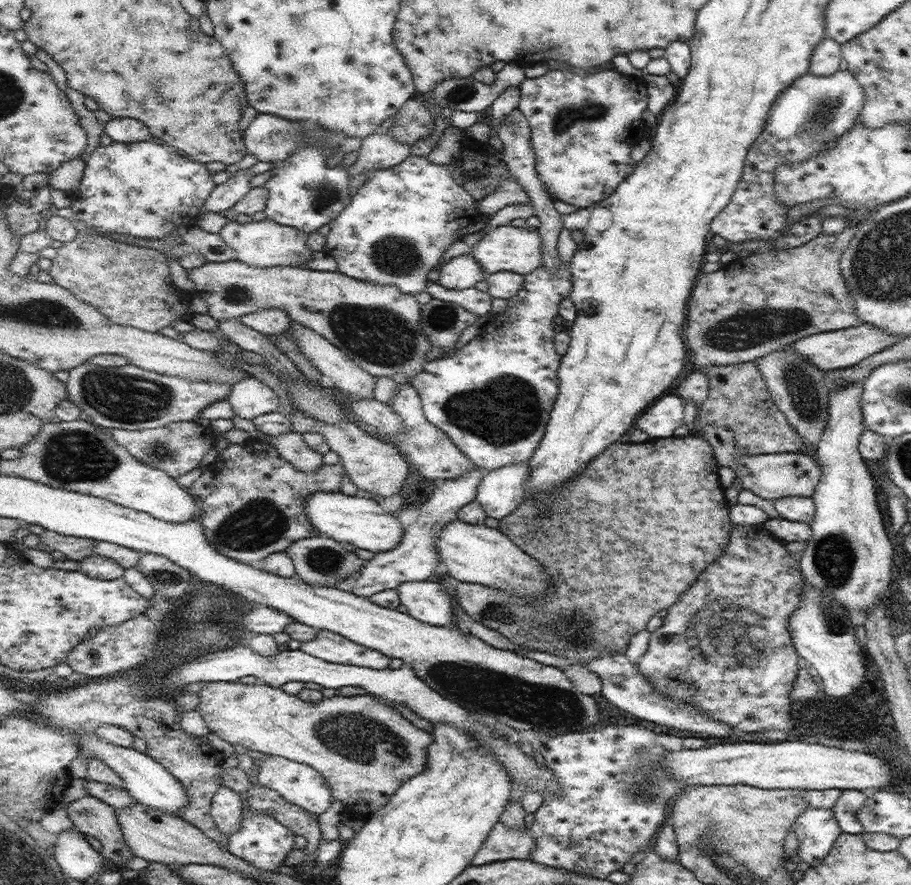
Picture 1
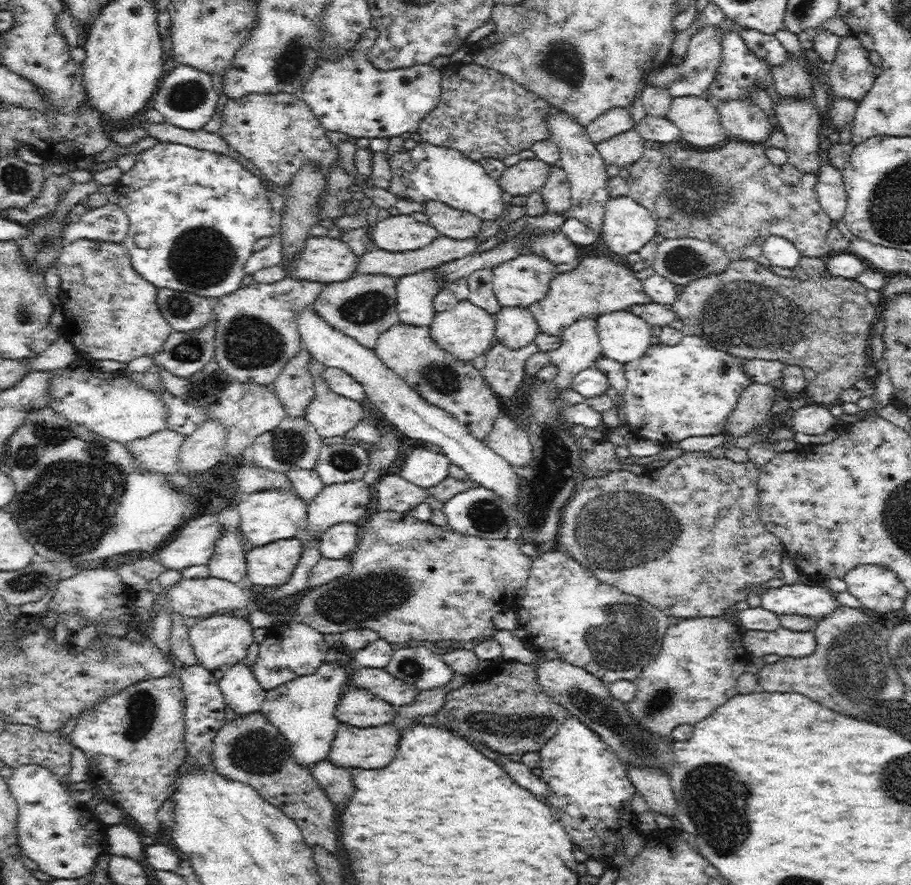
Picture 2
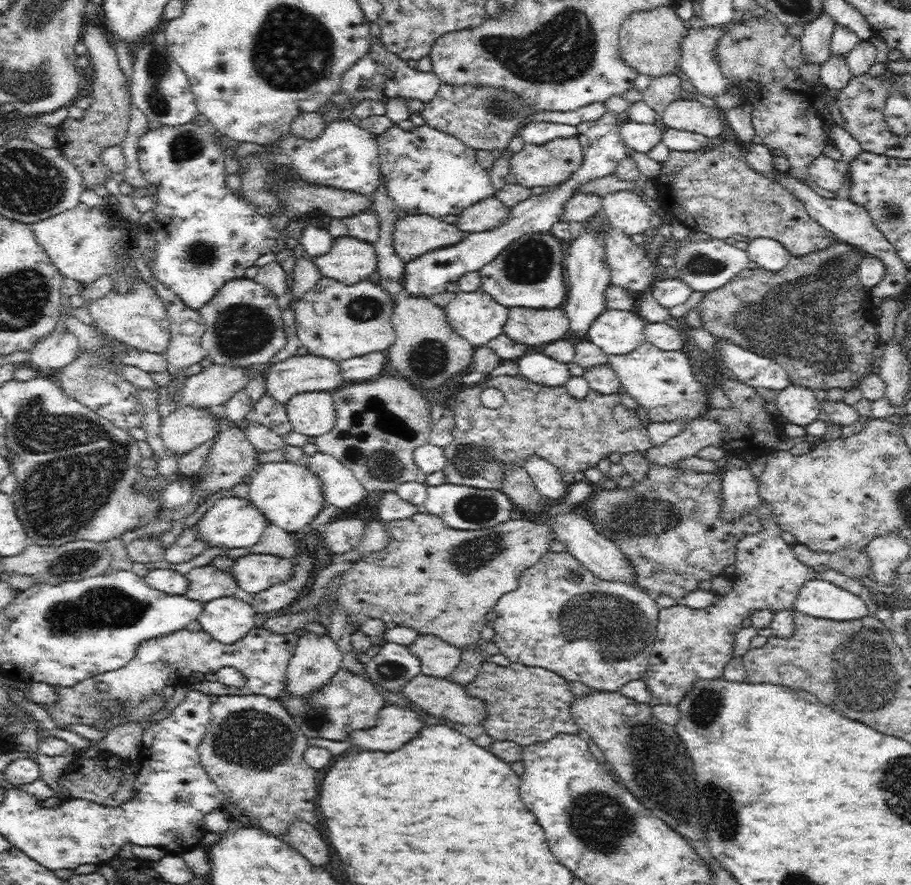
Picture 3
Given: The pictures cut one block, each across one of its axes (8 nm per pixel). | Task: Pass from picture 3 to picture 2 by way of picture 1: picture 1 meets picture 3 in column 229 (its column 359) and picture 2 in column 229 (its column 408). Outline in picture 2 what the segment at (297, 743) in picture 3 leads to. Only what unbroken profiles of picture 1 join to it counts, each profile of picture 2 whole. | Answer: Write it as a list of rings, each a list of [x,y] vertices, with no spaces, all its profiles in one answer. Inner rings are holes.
[[[260,712],[250,716],[236,716],[234,722],[228,720],[216,732],[212,766],[228,782],[244,782],[246,786],[252,786],[260,798],[290,816],[302,830],[302,836],[310,848],[324,846],[336,854],[334,802],[326,796],[312,770],[294,760],[292,744],[280,734],[280,730],[268,724]]]

